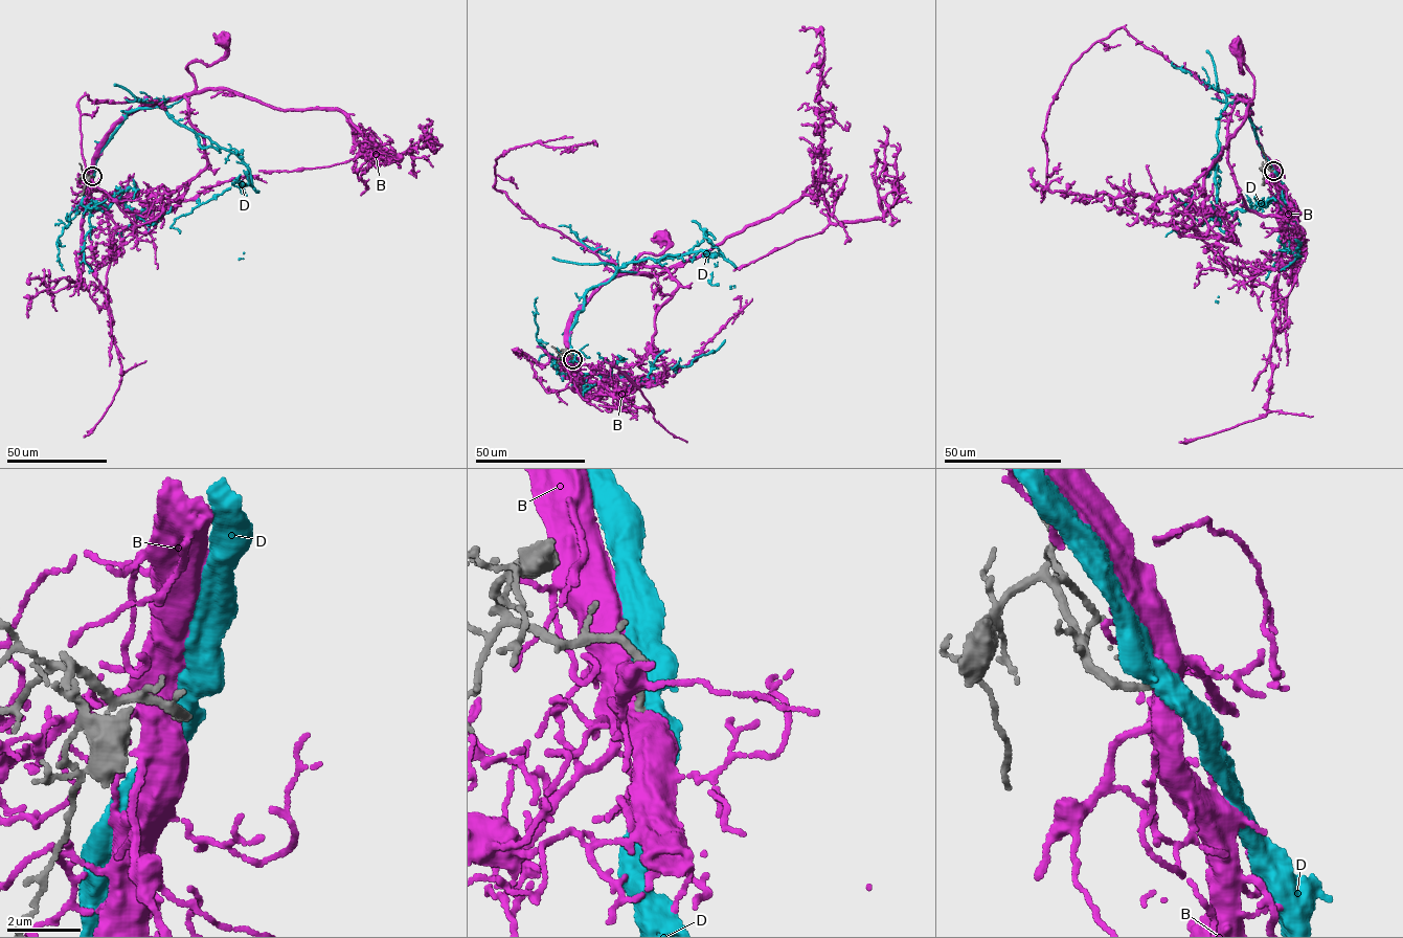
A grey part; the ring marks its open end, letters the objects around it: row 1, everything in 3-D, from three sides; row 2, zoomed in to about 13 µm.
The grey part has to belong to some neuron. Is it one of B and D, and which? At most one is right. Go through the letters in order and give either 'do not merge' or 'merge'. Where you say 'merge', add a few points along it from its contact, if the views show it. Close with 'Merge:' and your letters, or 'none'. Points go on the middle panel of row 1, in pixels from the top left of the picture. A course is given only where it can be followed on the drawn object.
B: do not merge
D: merge; it runs (572, 358), (569, 332), (588, 290), (608, 283), (631, 262), (700, 251), (718, 253), (733, 265), (729, 288)
Merge: D

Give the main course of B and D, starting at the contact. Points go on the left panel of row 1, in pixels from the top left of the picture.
B: (91, 176), (106, 133), (136, 110), (191, 95), (195, 76), (188, 65), (212, 65), (225, 51), (223, 40)
D: (92, 176), (100, 149), (127, 113), (163, 109), (234, 152), (249, 171), (257, 193), (239, 259)

